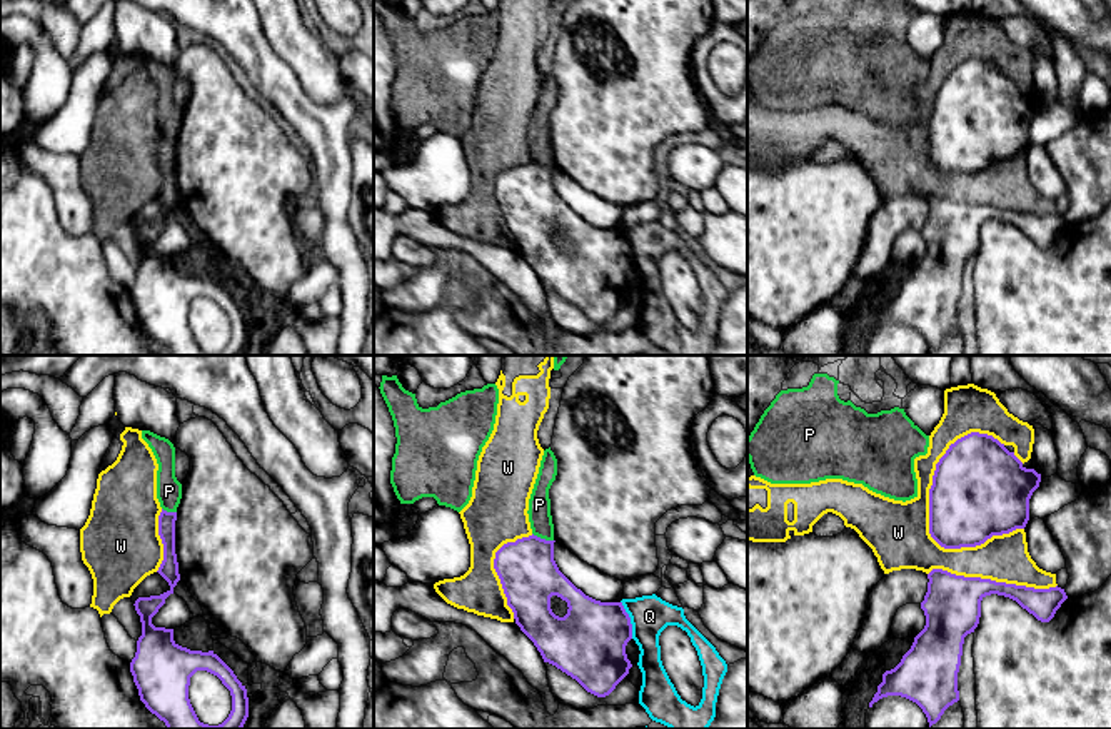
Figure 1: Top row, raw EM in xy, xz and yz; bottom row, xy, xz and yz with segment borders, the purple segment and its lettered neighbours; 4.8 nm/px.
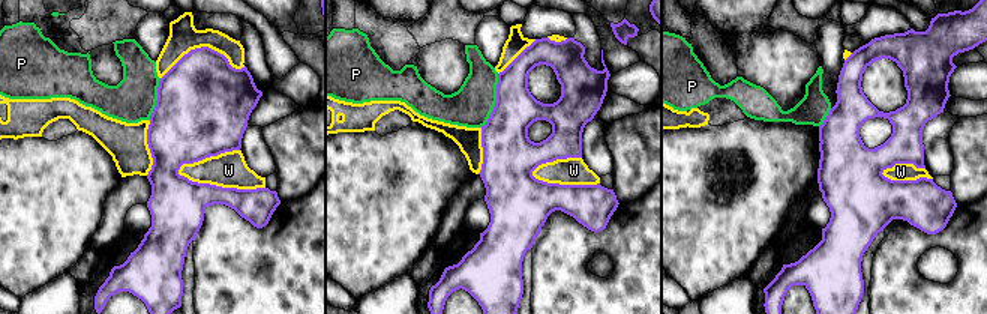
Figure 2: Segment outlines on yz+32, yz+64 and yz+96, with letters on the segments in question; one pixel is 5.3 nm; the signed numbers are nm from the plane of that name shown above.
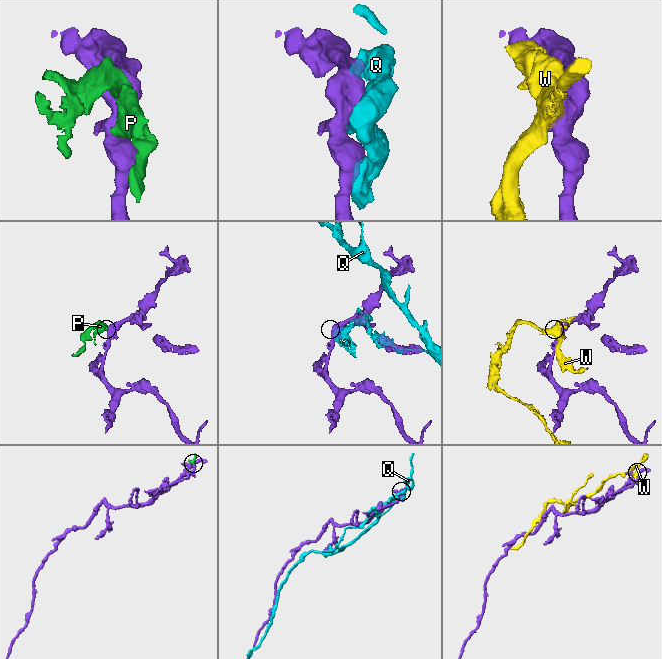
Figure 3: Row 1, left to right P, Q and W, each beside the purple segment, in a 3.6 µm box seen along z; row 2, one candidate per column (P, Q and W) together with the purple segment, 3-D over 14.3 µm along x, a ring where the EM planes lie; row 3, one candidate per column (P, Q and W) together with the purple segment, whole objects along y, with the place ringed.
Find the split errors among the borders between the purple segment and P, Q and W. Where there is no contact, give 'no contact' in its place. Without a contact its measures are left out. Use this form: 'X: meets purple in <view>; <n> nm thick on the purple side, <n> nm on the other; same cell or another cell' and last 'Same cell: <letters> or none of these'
P: meets purple in xz; 280 nm thick on the purple side, 110 nm on the other; another cell
Q: meets purple in xz; 360 nm thick on the purple side, 190 nm on the other; another cell
W: meets purple in yz; 460 nm thick on the purple side, 200 nm on the other; another cell
Same cell: none of these

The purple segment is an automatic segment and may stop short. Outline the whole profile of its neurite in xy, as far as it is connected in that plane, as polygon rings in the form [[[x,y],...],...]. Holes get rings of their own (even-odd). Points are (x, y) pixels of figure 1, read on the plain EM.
[[[162,135],[158,142],[158,162],[163,170],[163,187],[158,200],[170,215],[160,222],[138,224],[135,237],[140,242],[142,262],[137,267],[137,279],[130,289],[130,299],[145,334],[165,349],[167,355],[242,355],[249,344],[249,324],[245,312],[234,297],[214,279],[190,277],[173,267],[173,255],[155,254],[152,244],[173,220],[180,207],[175,180],[177,138]],[[197,297],[217,302],[230,317],[232,337],[219,352],[199,347],[190,325],[190,304]]]

